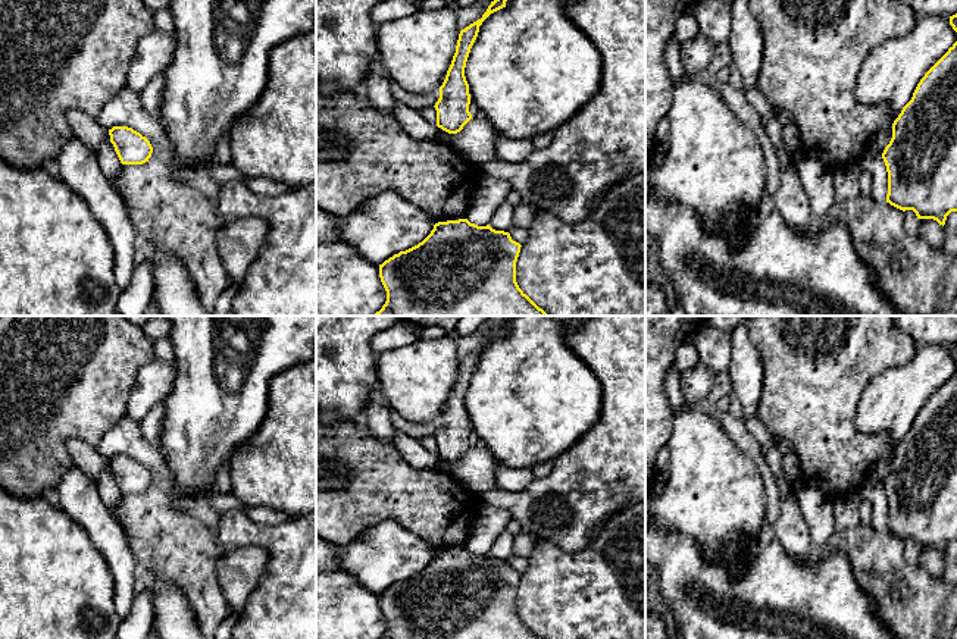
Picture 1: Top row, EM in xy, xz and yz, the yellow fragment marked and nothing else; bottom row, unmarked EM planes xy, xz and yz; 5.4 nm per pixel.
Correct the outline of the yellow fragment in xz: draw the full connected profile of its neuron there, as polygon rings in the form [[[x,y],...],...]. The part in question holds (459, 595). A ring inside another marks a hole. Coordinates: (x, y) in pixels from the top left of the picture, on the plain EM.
[[[467,548],[438,551],[422,571],[379,593],[379,607],[387,620],[381,639],[542,639],[516,611],[520,576],[509,561],[490,554],[478,555]]]

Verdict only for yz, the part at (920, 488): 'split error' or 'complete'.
complete

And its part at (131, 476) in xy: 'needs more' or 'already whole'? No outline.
already whole

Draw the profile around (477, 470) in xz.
[[[472,447],[460,461],[448,463],[438,457],[437,470],[441,470],[469,491],[476,494],[497,488],[495,472],[501,464],[485,447]]]

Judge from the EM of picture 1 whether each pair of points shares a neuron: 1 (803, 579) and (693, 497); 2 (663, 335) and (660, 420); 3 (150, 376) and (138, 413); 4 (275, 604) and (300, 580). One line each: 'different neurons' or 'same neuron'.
1: different neurons
2: same neuron
3: same neuron
4: same neuron

